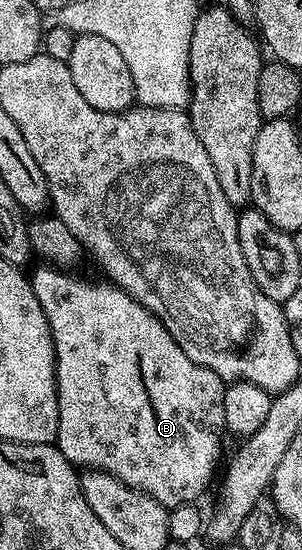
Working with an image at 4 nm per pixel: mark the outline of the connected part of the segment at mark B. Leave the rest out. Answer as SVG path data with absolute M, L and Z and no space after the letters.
M41 264L29 283L35 292L35 300L39 300L39 308L47 316L47 324L51 328L51 340L55 344L55 376L57 377L57 403L59 404L59 424L57 425L56 447L60 454L75 468L102 470L115 476L123 484L135 488L144 494L150 494L159 504L167 508L196 503L197 497L204 492L213 478L213 469L217 466L217 457L221 454L220 434L226 433L223 416L223 392L226 383L211 368L203 368L203 364L195 364L183 348L167 332L167 328L139 300L135 300L120 286L114 286L108 280L92 282L89 278L80 278L65 268L52 264Z

